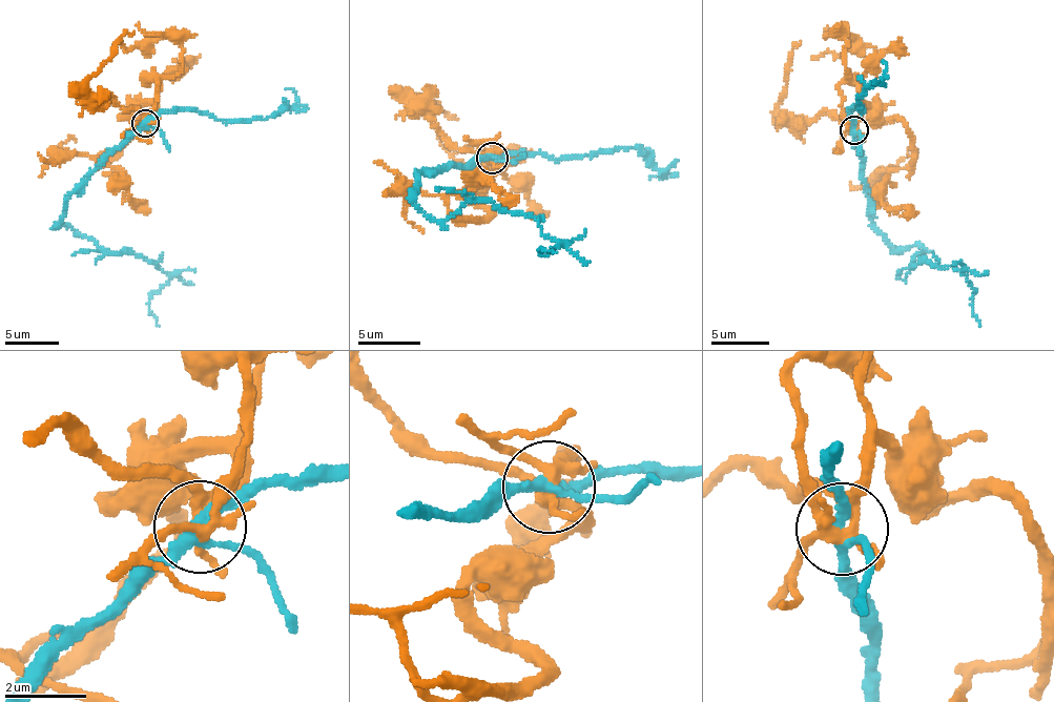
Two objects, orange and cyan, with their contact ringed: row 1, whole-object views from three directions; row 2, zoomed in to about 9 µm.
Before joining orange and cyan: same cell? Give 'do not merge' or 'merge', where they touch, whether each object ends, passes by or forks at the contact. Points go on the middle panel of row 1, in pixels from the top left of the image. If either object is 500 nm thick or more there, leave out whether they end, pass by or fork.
merge; at (492, 158); orange forks there; cyan forks there

